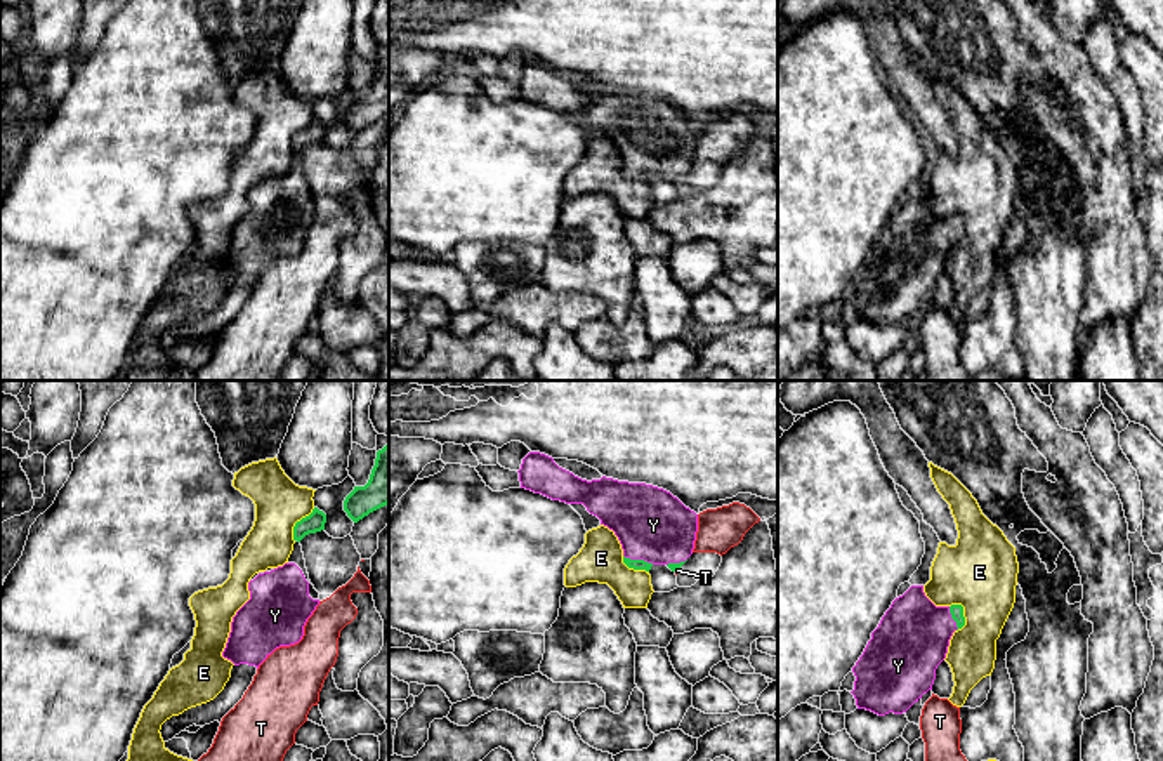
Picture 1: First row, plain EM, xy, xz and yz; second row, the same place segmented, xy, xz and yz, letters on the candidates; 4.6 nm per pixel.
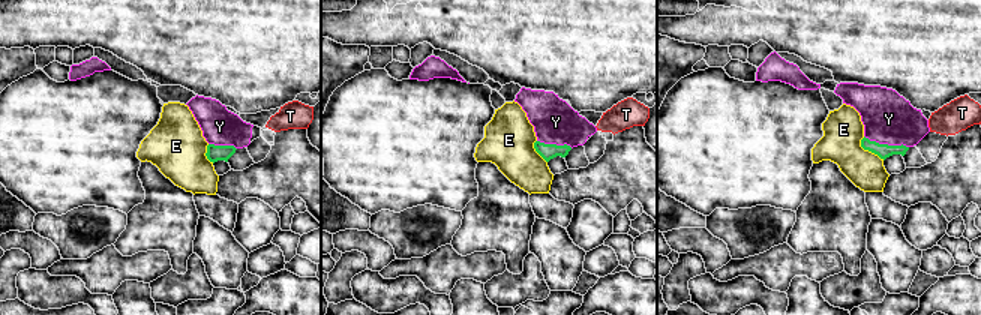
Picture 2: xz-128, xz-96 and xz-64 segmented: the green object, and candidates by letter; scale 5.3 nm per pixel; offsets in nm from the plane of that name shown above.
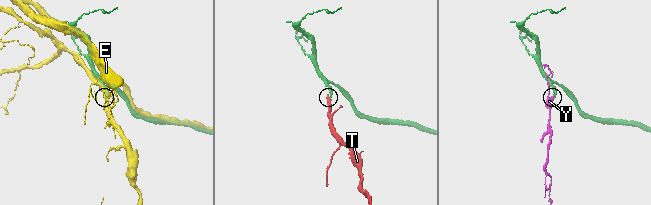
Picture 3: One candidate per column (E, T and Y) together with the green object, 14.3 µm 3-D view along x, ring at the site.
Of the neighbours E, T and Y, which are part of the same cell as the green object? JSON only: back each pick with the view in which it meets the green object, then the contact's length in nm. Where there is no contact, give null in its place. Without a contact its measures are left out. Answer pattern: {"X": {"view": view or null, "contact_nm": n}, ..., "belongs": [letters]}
{"Y": {"view": "xz", "contact_nm": 150}, "belongs": ["Y"]}

